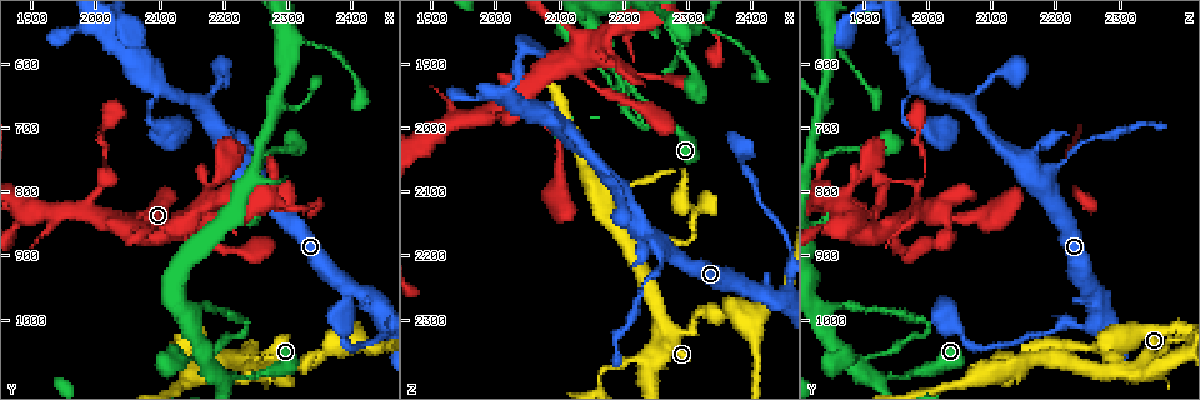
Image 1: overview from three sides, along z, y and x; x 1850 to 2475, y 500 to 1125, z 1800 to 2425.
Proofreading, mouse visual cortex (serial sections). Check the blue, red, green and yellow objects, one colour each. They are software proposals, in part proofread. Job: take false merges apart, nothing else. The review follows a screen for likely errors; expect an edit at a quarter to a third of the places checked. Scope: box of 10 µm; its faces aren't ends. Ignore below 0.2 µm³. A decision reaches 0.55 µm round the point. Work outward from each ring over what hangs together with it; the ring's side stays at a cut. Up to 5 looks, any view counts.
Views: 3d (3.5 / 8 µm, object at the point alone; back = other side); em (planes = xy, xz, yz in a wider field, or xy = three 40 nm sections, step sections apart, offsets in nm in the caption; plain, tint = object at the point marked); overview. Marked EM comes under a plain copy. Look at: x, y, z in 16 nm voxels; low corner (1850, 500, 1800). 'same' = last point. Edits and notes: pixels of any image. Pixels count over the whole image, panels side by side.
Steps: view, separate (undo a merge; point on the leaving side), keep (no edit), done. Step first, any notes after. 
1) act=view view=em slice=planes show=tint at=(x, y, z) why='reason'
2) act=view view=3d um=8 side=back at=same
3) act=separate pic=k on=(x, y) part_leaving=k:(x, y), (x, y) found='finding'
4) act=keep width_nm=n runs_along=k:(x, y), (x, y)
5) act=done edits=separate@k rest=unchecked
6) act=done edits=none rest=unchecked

act=view view=3d um=3.5 at=(2085, 675, 1960) why='a narrow waist'

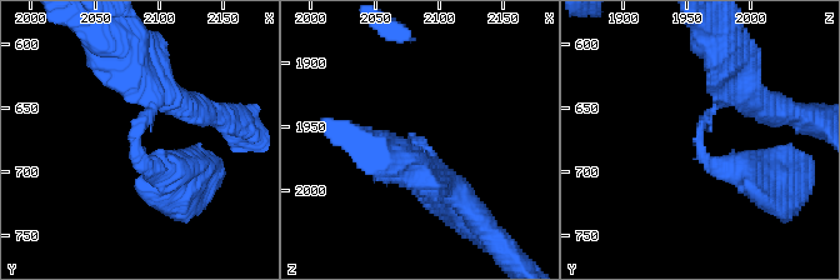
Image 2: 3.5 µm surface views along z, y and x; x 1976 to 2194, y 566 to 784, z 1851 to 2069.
act=view view=em slice=xy step=2 show=tint at=(2080, 672, 1960) why='shape alone is not enough'

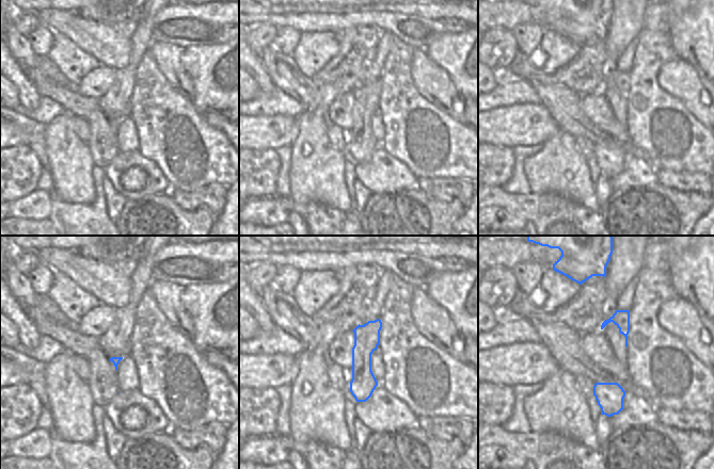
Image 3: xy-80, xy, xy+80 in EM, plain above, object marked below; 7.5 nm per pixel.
act=keep arm_widths_nm=300,350 runs_along=3:(378, 322), (363, 348), (363, 399) found='continuous, no second cell'

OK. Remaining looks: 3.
act=view view=3d um=3.5 at=(2145, 840, 1870) why='abrupt turn'

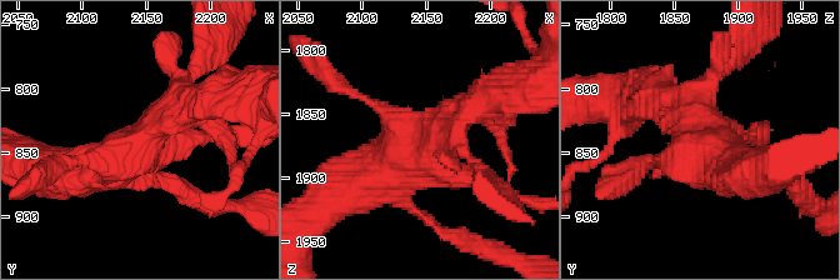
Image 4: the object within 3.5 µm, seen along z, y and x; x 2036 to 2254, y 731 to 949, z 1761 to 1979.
act=view view=em slice=xy step=2 show=tint at=(2148, 842, 1868)

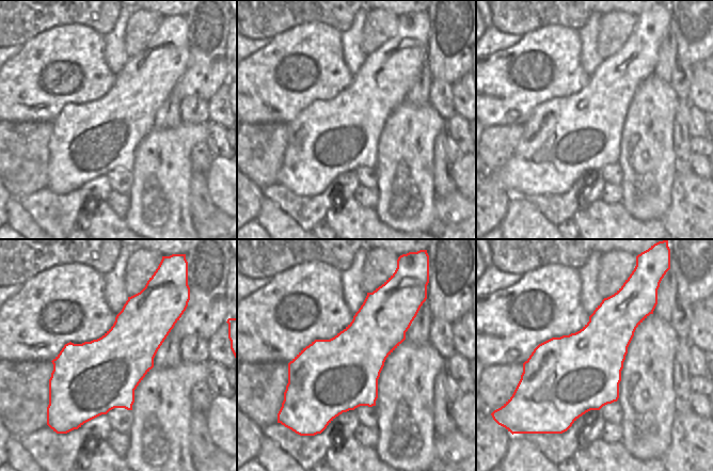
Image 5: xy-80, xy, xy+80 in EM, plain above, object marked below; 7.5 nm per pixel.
act=keep runs_along=4:(340, 193), (359, 189), (466, 113) found='one cell here'

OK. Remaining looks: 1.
act=done edits=none rest=unchecked

